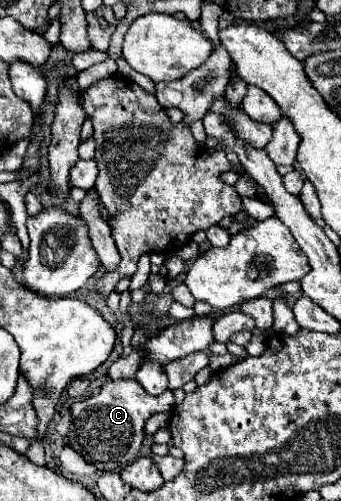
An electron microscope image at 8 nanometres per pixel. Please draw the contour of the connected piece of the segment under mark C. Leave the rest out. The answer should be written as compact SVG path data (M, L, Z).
M135 379L107 381L101 385L97 395L71 405L71 425L67 439L69 447L75 449L87 463L95 465L105 473L121 473L139 455L145 421L155 413L171 413L175 407L173 391L165 391L159 397L145 393L145 389Z

